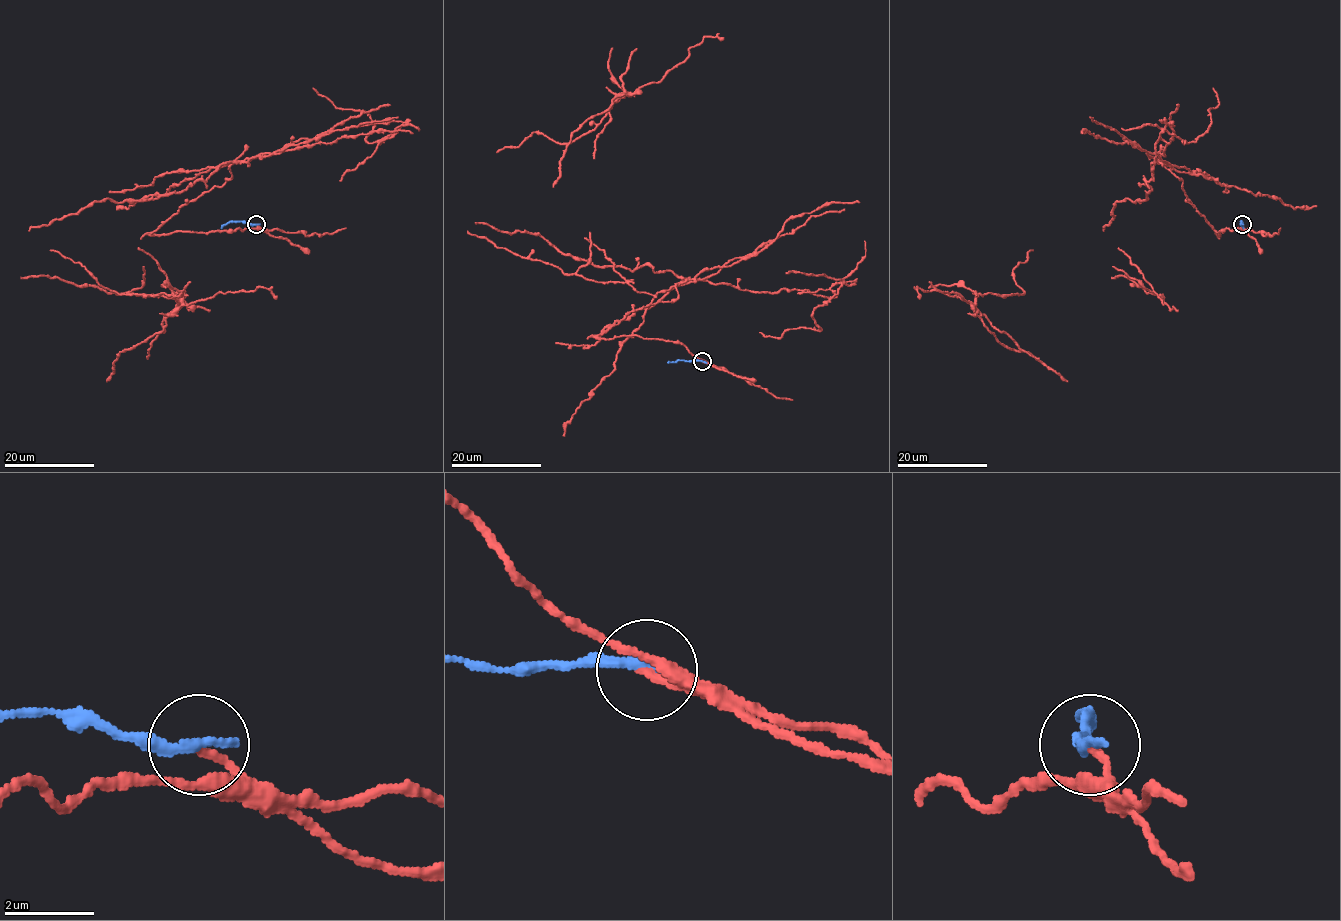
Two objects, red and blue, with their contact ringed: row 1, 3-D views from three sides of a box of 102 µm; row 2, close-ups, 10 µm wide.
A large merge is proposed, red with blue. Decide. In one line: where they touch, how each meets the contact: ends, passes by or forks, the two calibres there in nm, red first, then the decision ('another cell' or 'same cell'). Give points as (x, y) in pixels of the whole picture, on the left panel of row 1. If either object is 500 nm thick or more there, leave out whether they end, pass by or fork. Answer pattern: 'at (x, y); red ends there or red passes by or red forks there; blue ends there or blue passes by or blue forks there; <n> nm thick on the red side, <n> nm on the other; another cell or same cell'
at (256, 224); red ends there; blue ends there; 170 nm thick on the red side, 280 nm on the other; another cell

